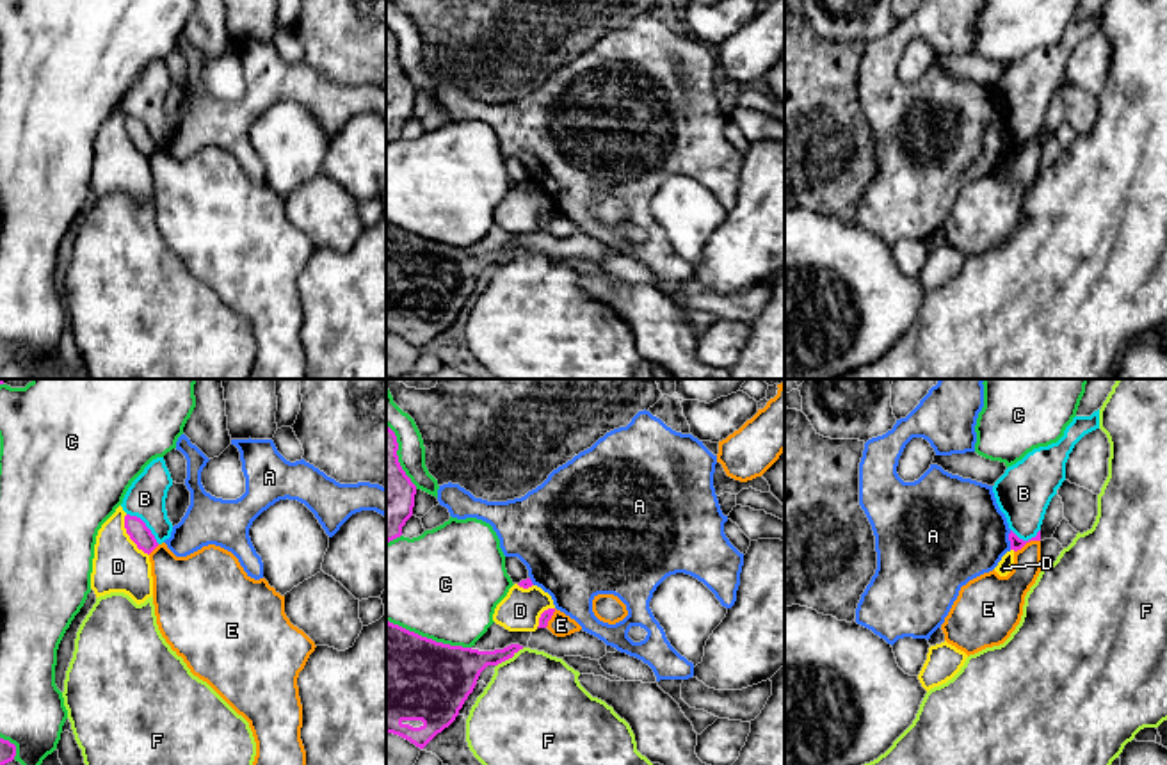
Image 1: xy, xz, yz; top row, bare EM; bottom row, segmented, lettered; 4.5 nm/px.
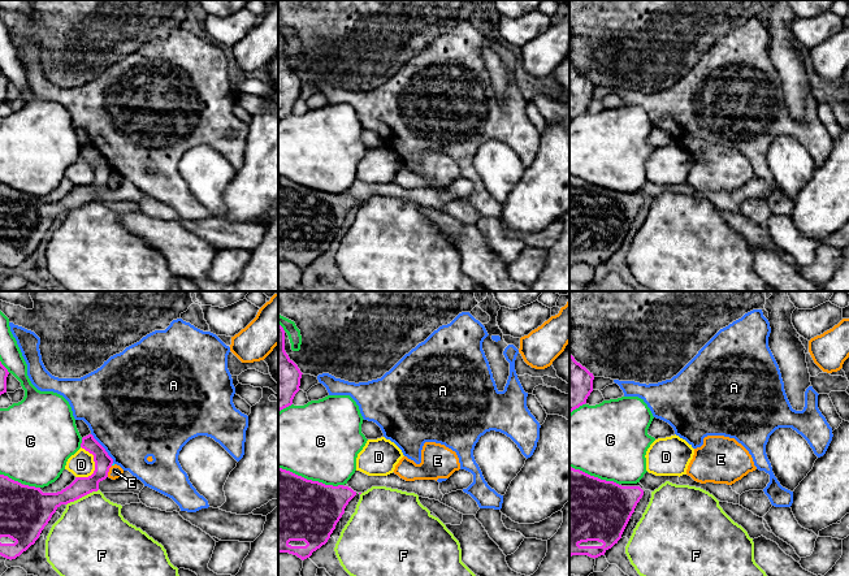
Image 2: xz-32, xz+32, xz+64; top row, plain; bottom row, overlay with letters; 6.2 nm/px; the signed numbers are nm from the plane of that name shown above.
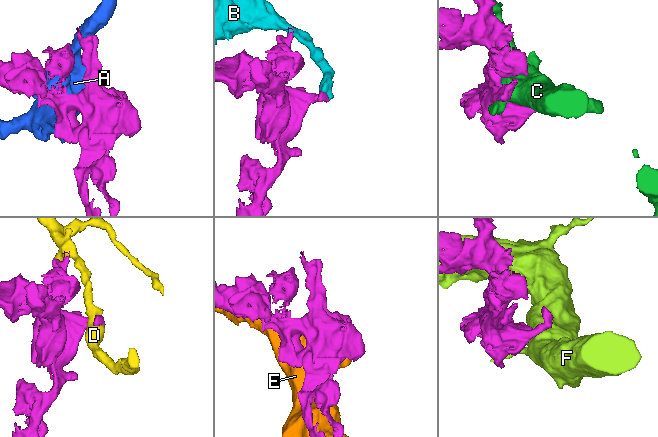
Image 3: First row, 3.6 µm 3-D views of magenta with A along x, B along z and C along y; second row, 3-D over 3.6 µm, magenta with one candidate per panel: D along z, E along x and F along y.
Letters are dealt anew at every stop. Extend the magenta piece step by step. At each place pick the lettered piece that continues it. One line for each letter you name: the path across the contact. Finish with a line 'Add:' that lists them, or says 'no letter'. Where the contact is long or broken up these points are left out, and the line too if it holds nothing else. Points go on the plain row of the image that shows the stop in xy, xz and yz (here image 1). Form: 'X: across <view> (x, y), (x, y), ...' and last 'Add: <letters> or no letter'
Add: no letter

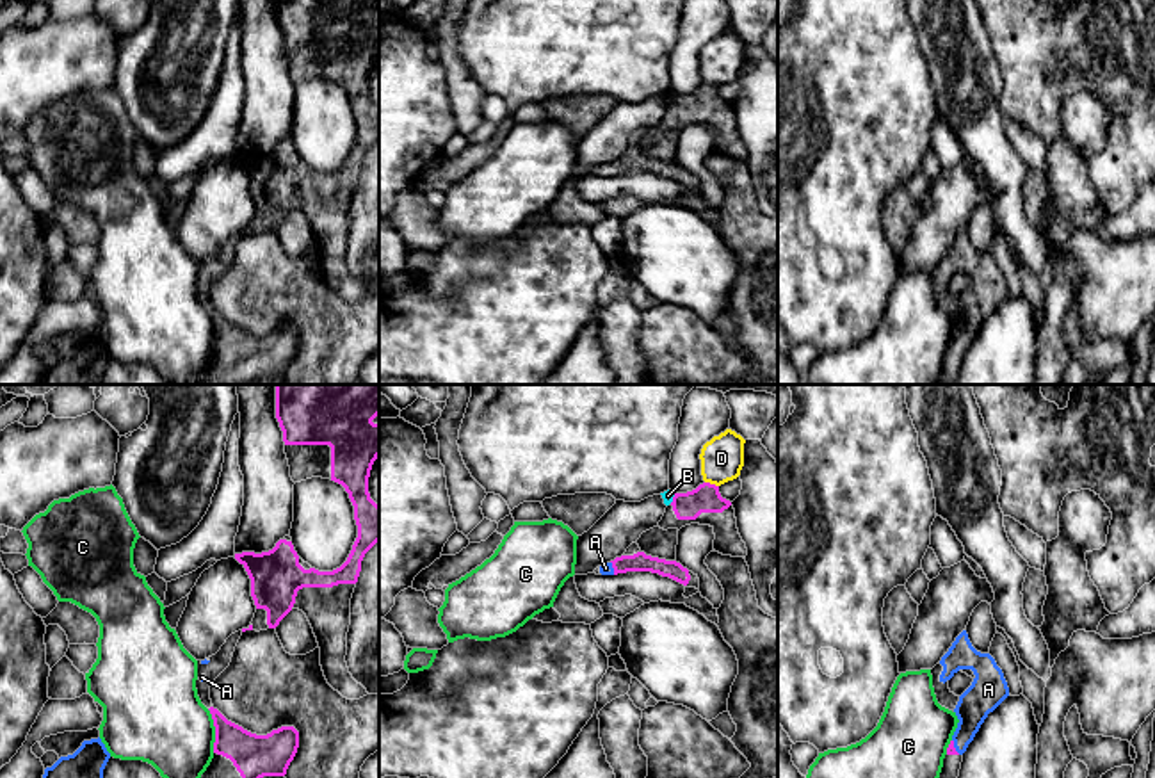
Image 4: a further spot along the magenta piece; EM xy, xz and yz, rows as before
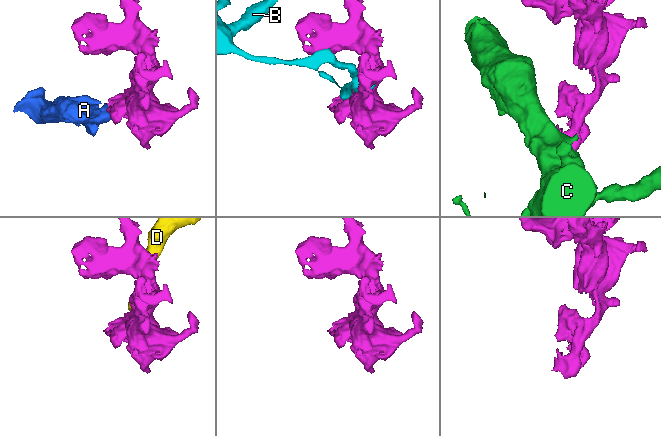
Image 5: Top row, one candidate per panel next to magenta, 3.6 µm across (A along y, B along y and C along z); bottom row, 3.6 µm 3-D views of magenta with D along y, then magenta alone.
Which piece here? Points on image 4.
Add: A

